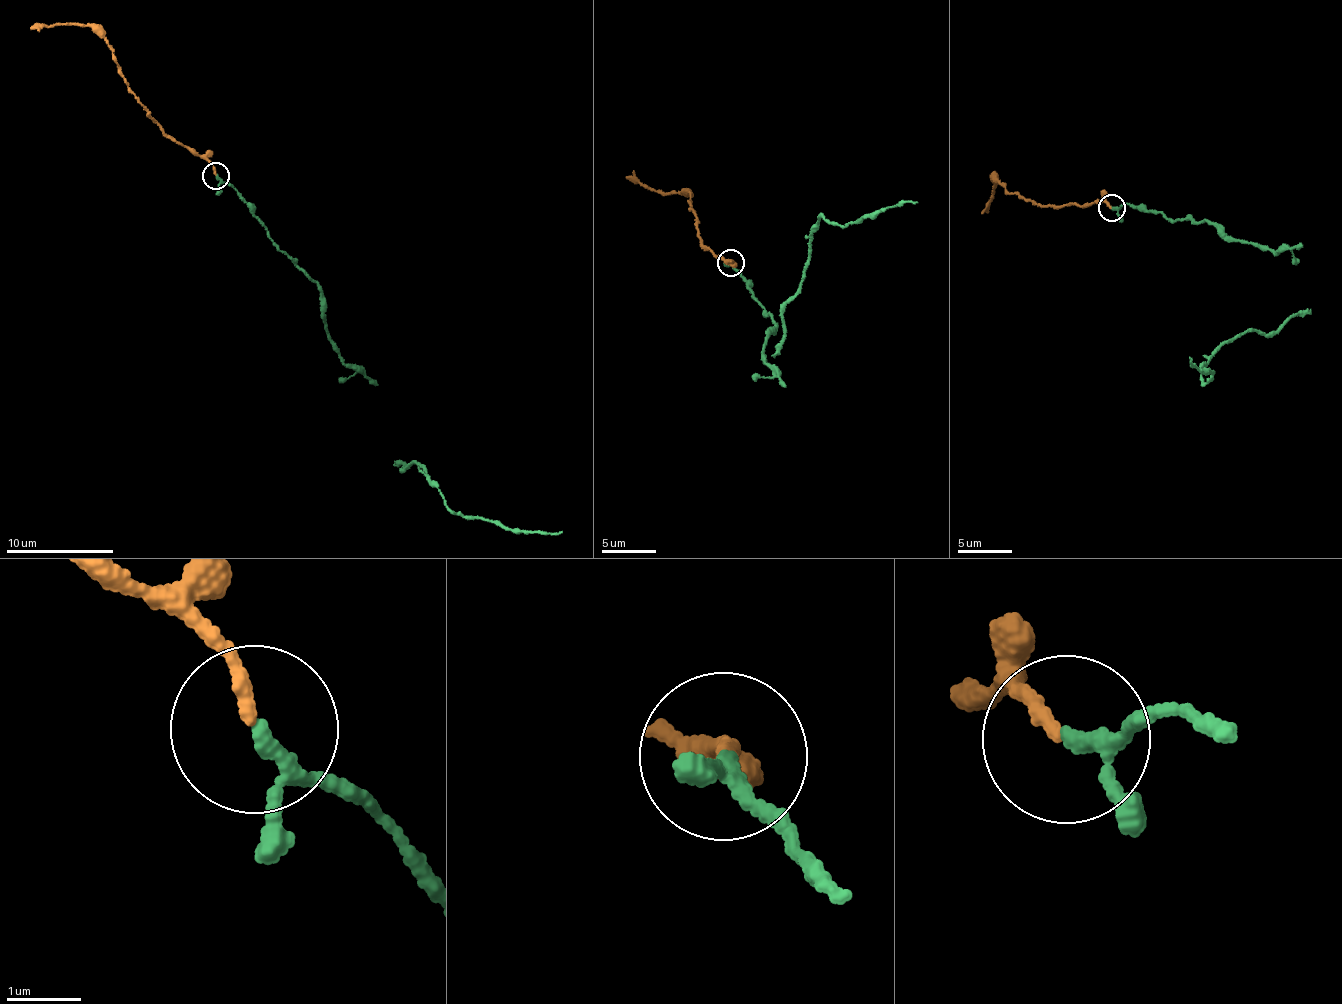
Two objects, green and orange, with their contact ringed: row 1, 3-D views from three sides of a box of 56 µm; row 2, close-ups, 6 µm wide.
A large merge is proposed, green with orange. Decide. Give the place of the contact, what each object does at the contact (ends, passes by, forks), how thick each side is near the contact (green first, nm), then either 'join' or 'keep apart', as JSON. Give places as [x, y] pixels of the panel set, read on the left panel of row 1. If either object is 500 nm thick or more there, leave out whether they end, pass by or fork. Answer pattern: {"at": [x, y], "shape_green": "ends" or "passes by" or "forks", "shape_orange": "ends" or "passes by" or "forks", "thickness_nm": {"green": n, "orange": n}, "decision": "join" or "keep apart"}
{"at": [216, 175], "shape_green": "passes by", "shape_orange": "ends", "thickness_nm": {"green": 140, "orange": 150}, "decision": "join"}

